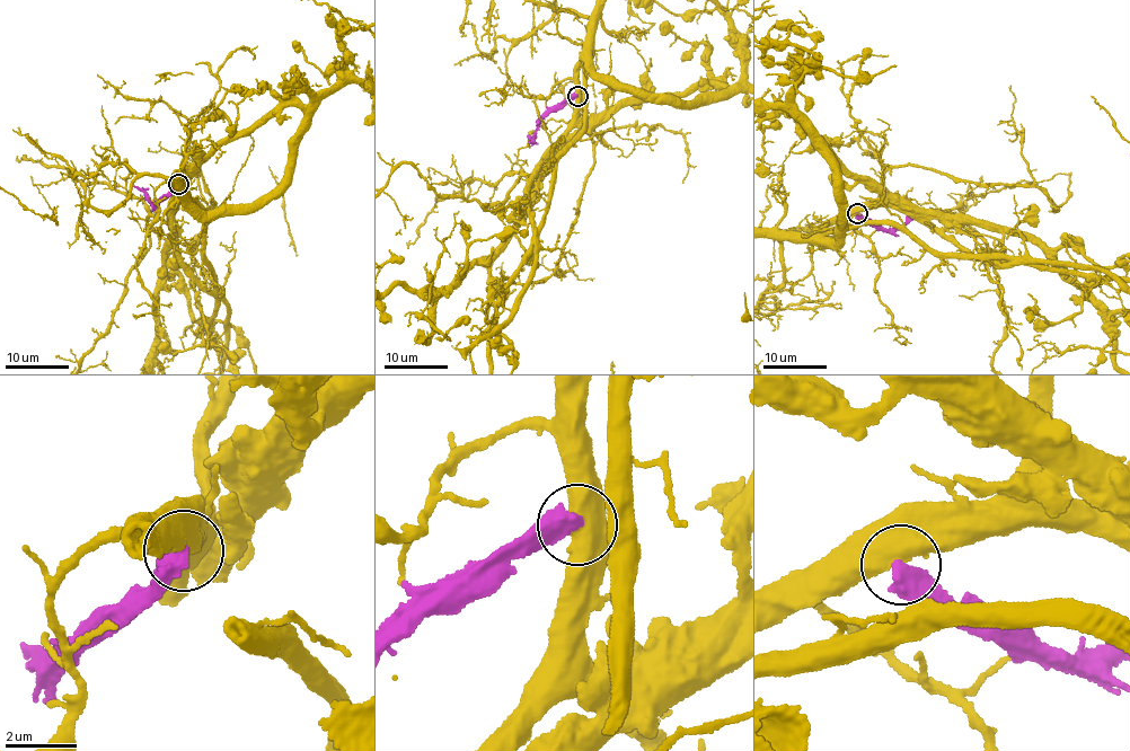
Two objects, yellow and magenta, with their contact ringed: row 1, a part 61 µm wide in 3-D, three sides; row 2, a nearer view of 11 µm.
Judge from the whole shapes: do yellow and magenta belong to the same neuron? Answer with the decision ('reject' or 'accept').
reject

